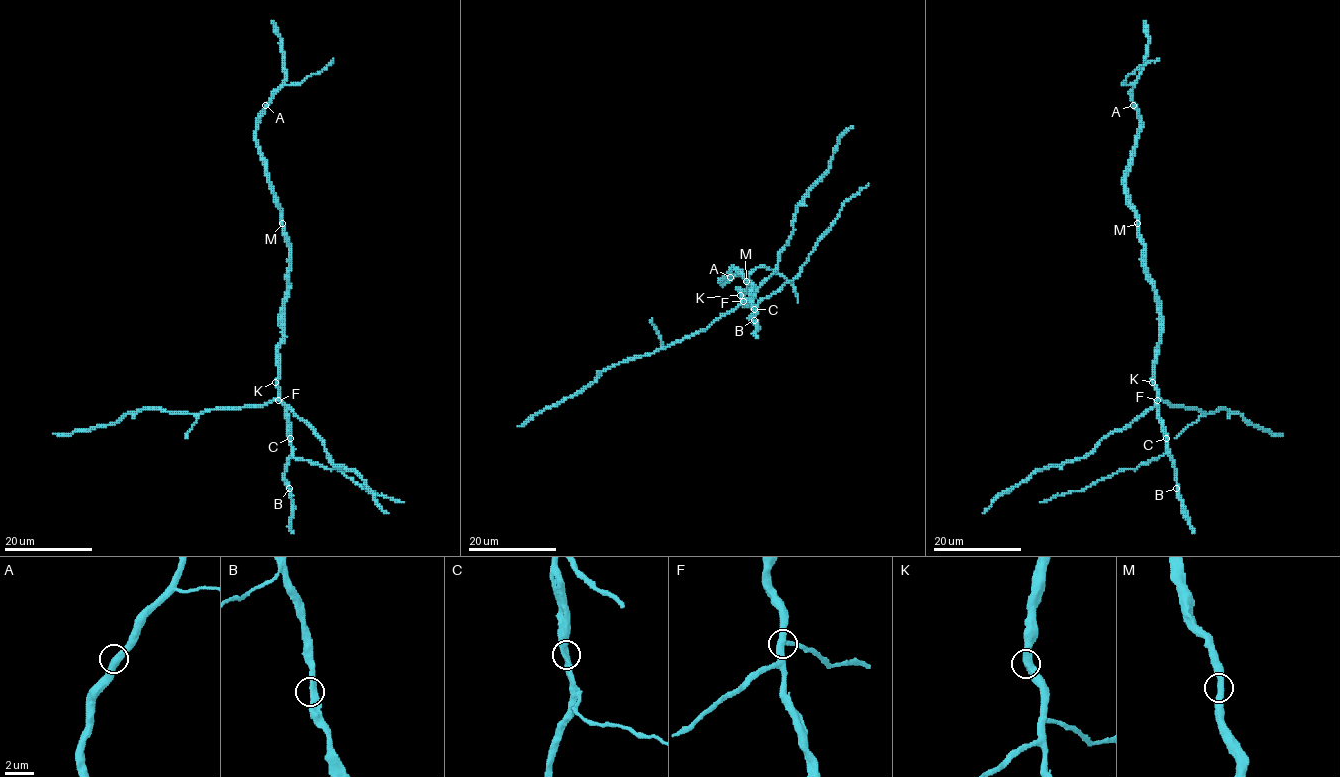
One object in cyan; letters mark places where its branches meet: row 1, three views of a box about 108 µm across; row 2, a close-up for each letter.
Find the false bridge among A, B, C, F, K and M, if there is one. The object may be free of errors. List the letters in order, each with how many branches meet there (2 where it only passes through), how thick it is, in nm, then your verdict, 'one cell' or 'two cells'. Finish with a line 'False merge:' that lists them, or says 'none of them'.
A: 2 | 480 nm | one cell
B: 2 | 480 nm | one cell
C: 2 | 480 nm | one cell
F: 3 | 400 nm | one cell
K: 2 | 480 nm | one cell
M: 2 | 460 nm | one cell
False merge: none of them

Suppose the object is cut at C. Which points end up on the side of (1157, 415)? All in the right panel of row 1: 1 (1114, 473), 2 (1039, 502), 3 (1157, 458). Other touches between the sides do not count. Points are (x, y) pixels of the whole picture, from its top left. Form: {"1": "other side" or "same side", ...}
{"1": "other side", "2": "other side", "3": "other side"}

